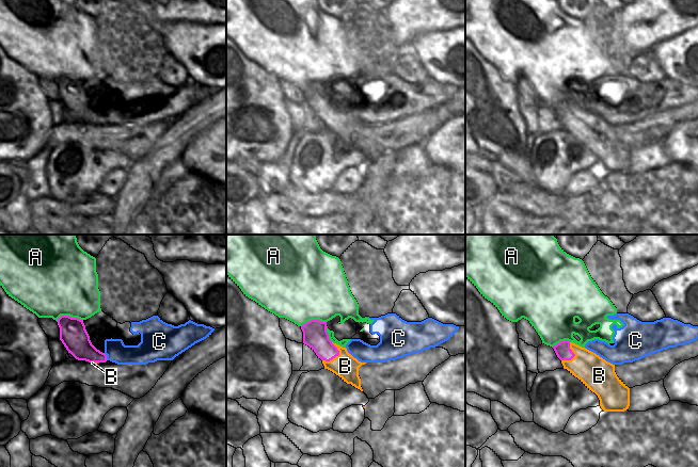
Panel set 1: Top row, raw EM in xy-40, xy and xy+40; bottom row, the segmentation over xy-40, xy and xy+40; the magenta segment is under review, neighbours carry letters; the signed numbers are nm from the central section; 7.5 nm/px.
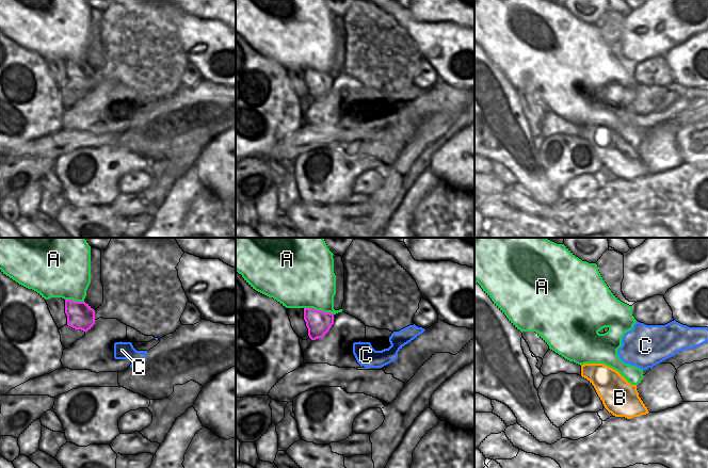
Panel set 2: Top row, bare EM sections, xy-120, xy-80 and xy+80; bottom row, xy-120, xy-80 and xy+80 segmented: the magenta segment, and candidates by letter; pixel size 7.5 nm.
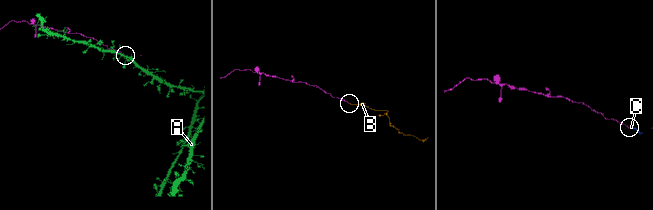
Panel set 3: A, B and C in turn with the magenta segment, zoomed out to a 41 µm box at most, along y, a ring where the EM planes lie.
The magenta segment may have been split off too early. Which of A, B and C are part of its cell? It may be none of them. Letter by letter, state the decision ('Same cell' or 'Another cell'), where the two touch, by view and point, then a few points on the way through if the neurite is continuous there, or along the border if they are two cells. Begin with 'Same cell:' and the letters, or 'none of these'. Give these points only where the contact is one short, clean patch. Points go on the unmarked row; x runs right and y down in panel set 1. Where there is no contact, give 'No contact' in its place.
Same cell: B
A: Another cell. Touches magenta at xy-40 (68, 77)
B: Same cell. Touches magenta at xy (336, 116)
C: Another cell. Touches magenta at xy-40 (106, 117). Boundary: xy-40 (104, 114), (107, 121)

